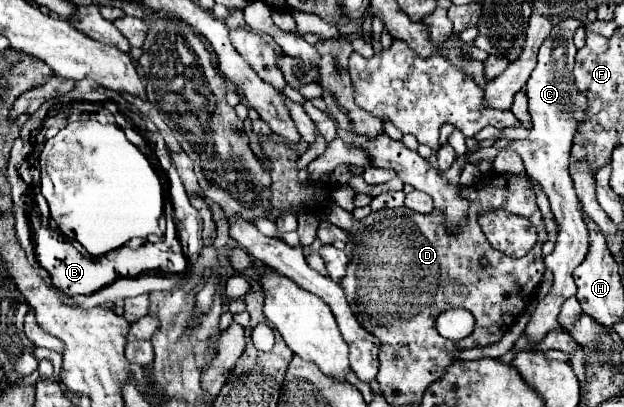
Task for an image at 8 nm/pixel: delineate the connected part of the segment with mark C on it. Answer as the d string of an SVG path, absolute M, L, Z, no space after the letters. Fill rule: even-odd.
M574 18L560 20L560 24L556 24L552 28L552 38L548 38L548 42L544 42L544 46L538 52L538 64L532 70L532 76L528 78L528 82L524 86L526 96L528 96L528 110L532 114L532 124L534 124L528 138L514 140L514 142L510 142L510 140L496 142L496 146L512 148L514 152L520 154L526 174L530 178L534 178L542 186L544 194L548 196L554 220L558 224L556 248L550 256L544 258L548 270L554 274L554 286L548 292L548 296L536 304L536 310L526 326L526 336L534 342L538 342L546 332L560 328L560 324L558 324L560 306L566 298L576 294L572 270L586 258L586 252L588 252L588 228L584 226L584 218L578 210L580 202L578 202L578 196L574 192L574 184L572 184L572 178L568 172L572 140L574 140L574 134L580 128L580 124L586 120L586 110L588 110L588 98L576 88L574 74L572 74L574 56L576 56L572 36L578 26L582 26L582 24Z

